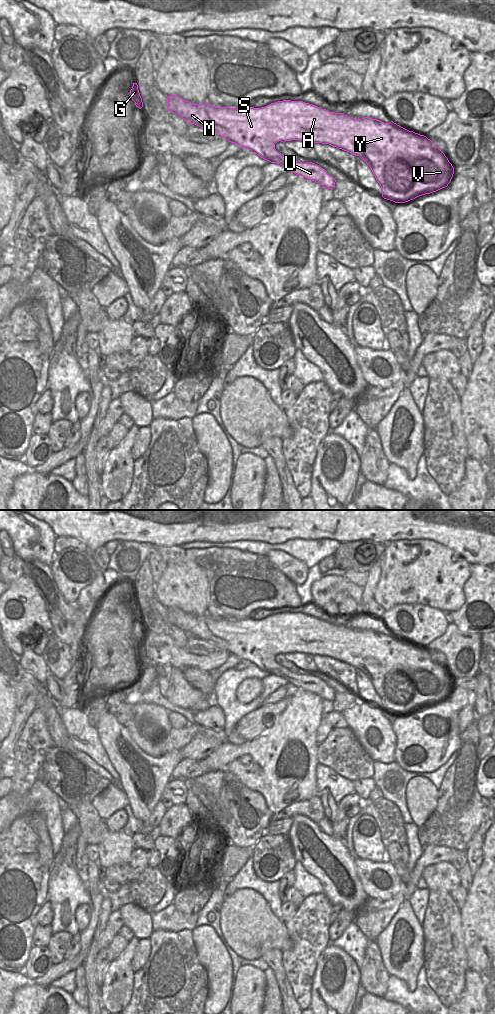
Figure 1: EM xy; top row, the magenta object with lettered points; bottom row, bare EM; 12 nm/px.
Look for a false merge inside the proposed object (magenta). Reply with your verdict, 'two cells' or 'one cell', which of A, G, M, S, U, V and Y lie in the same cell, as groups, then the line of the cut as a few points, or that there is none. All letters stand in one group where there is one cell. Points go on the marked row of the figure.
one cell | A G M S U V Y | no cut

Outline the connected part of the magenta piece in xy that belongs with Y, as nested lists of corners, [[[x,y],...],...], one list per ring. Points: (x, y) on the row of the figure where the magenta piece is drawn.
[[[177,95],[167,96],[167,109],[183,118],[190,124],[195,124],[201,128],[210,129],[225,137],[229,142],[239,145],[241,148],[248,148],[261,158],[280,164],[288,168],[298,176],[310,179],[323,188],[334,189],[336,180],[327,171],[315,163],[302,163],[295,161],[291,157],[279,153],[275,149],[275,144],[279,141],[309,141],[311,143],[329,144],[355,156],[359,156],[371,168],[377,182],[382,188],[382,197],[395,203],[405,203],[419,196],[436,192],[448,186],[454,174],[454,167],[449,162],[445,154],[426,136],[409,131],[393,121],[384,123],[377,119],[364,117],[355,119],[342,113],[330,112],[321,107],[305,103],[303,101],[283,100],[271,103],[265,107],[215,107],[208,103],[194,104],[183,100]]]

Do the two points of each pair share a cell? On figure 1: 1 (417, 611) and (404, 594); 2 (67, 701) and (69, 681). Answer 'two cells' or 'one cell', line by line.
1: two cells
2: one cell

